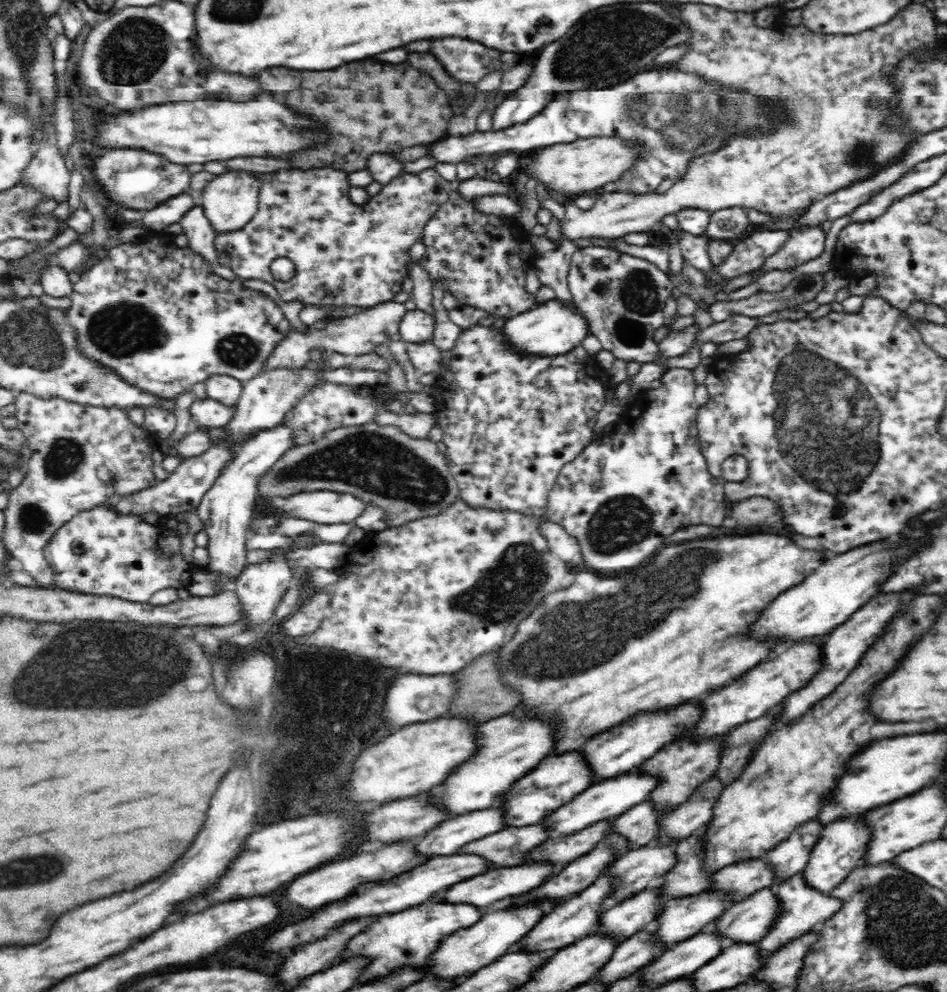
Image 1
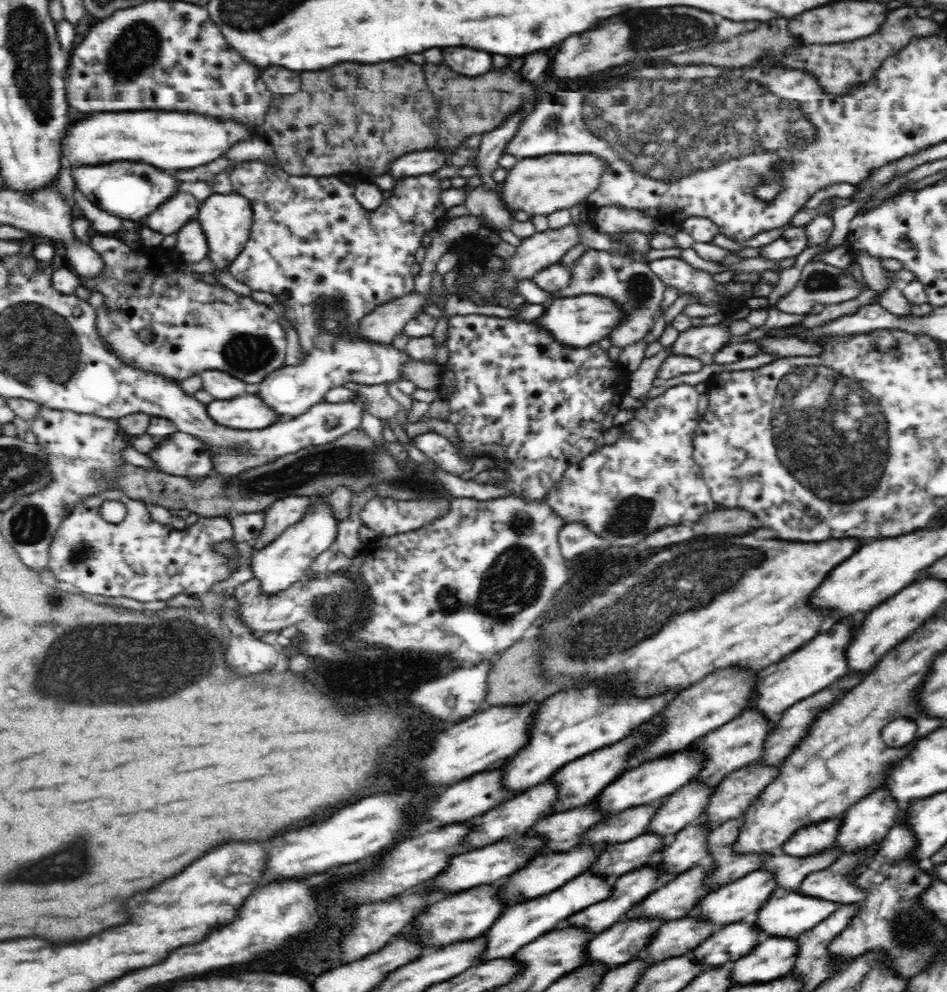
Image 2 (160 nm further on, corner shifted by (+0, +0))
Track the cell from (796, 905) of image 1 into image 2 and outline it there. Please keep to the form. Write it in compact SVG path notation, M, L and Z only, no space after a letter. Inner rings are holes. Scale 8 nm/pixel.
M878 842L861 851L844 854L844 858L838 859L827 869L810 873L802 881L799 892L806 897L842 905L863 902L866 899L866 889L860 888L856 883L859 874L855 874L855 870L862 865L866 868L880 845Z

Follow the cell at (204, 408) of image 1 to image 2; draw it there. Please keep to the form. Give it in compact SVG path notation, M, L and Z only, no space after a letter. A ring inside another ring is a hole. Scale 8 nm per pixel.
M244 392L238 399L214 400L206 408L214 423L240 431L264 430L282 420L261 396L249 392Z

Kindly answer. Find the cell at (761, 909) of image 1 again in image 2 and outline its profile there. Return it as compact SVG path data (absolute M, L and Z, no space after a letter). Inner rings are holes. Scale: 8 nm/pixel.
M779 886L774 890L770 900L764 903L764 908L758 912L756 918L756 926L760 928L764 934L770 934L770 937L788 937L795 938L803 932L817 925L832 916L836 910L840 910L842 904L832 903L832 901L822 901L814 897L806 897L799 890L782 888Z

